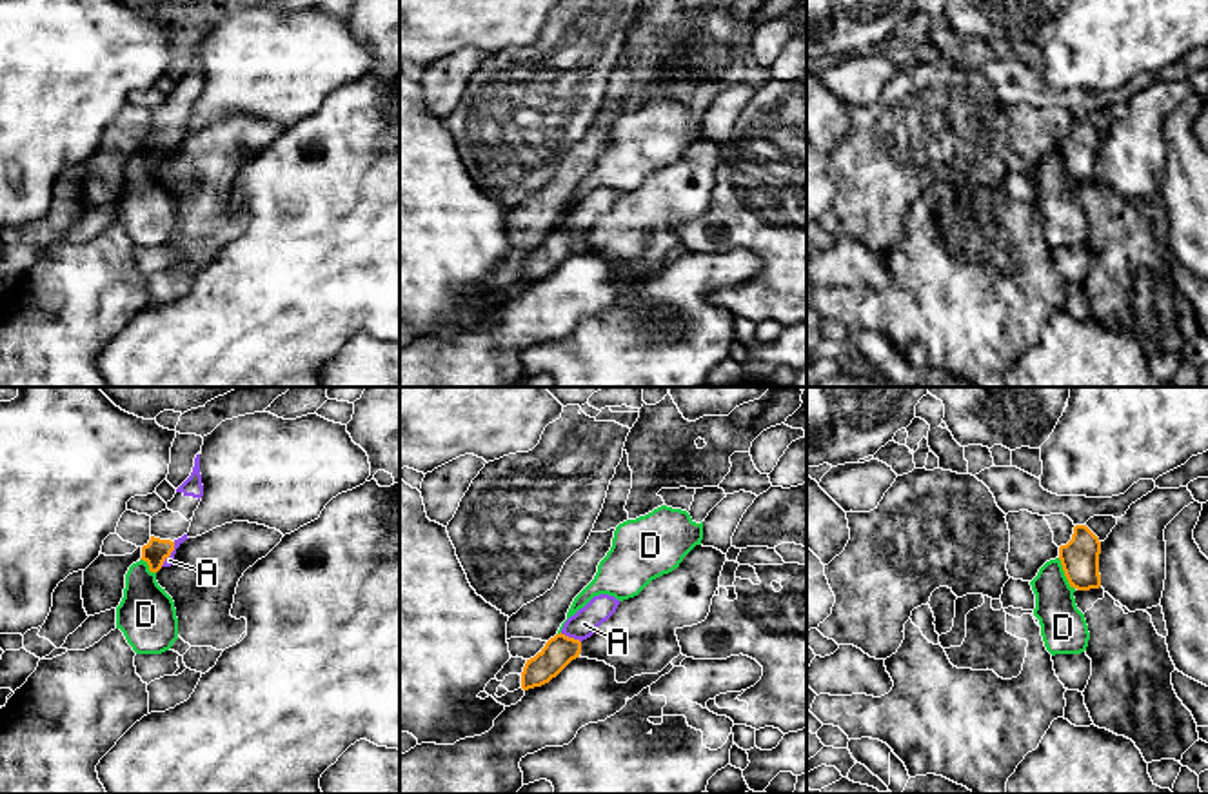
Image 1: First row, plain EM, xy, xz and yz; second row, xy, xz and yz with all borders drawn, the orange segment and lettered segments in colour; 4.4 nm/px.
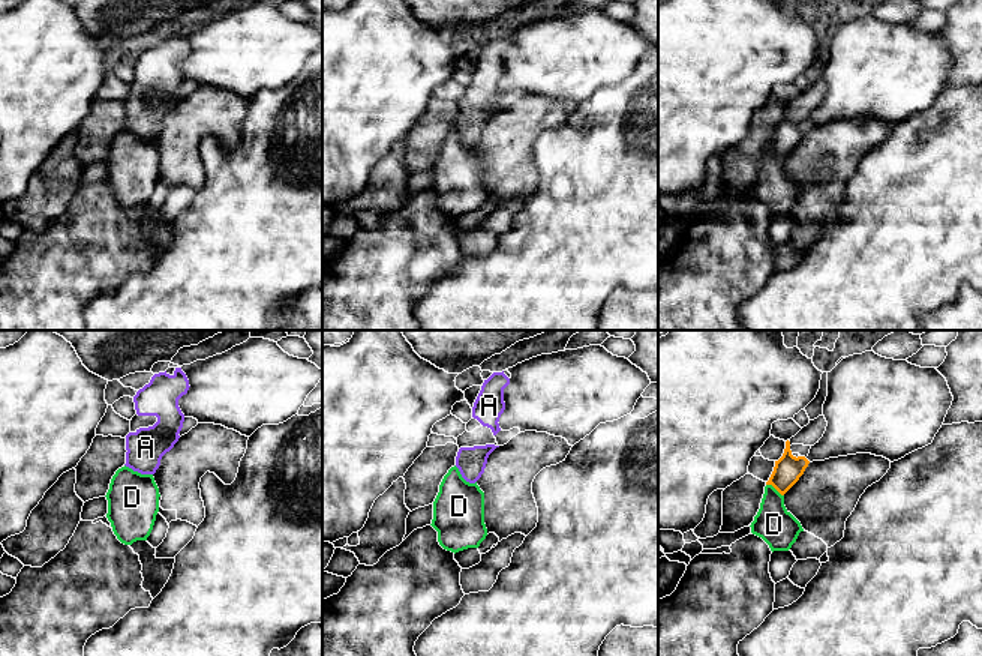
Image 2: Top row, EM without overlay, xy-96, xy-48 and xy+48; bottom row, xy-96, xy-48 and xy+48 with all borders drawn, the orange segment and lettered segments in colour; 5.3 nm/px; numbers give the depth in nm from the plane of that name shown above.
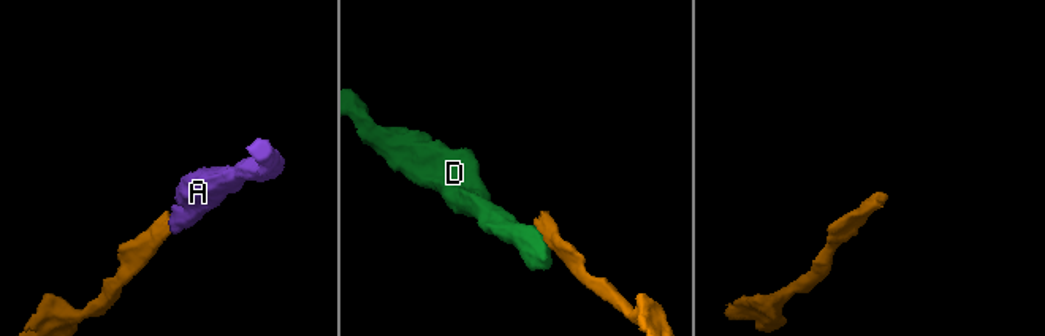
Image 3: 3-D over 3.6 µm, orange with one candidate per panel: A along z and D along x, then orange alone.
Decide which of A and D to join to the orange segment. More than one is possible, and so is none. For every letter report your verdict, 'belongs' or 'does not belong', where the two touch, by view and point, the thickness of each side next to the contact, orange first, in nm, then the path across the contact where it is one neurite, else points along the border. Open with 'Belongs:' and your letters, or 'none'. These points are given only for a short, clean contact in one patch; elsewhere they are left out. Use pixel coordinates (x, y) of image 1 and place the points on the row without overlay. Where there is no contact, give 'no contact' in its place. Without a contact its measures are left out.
Belongs: A
A: belongs | xy (169, 148) | 110/40 nm | across xy (155, 146), (169, 148), (169, 153)
D: does not belong | yz (1065, 168) | 170/200 nm | along yz (1058, 151), (1067, 175), (1074, 182)

